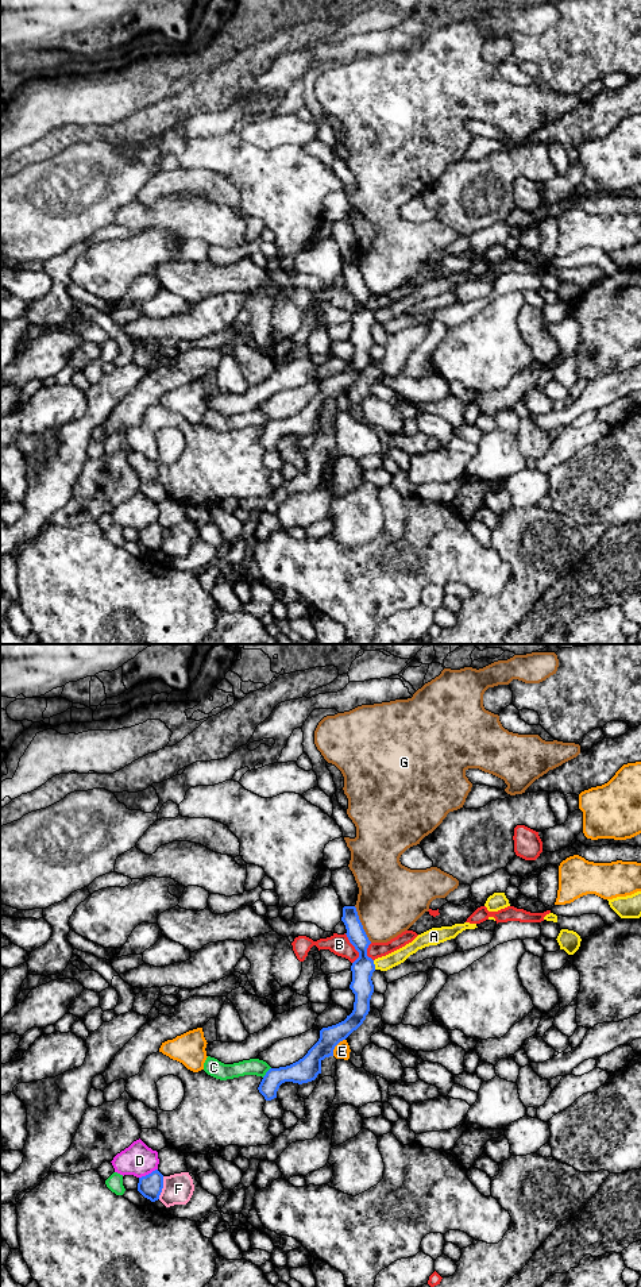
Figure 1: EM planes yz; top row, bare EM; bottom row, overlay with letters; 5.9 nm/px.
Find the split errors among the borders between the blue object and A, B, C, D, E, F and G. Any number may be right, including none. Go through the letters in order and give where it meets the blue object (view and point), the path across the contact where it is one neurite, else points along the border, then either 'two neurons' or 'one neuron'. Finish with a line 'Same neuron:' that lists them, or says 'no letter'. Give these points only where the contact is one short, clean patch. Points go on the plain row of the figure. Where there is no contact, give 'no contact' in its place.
A: meets blue in yz at (374, 316); border along yz (373, 312), (375, 320); two neurons
B: meets blue in yz at (355, 300); border along yz (344, 285), (358, 304), (358, 309), (352, 315); two neurons
C: meets blue in yz at (266, 424); two neurons
D: meets blue in yz at (149, 526); two neurons
E: meets blue in yz at (335, 397); border along yz (344, 390), (335, 399), (332, 407); two neurons
F: meets blue in yz at (162, 539); two neurons
G: meets blue in yz at (360, 276); two neurons
Same neuron: no letter

